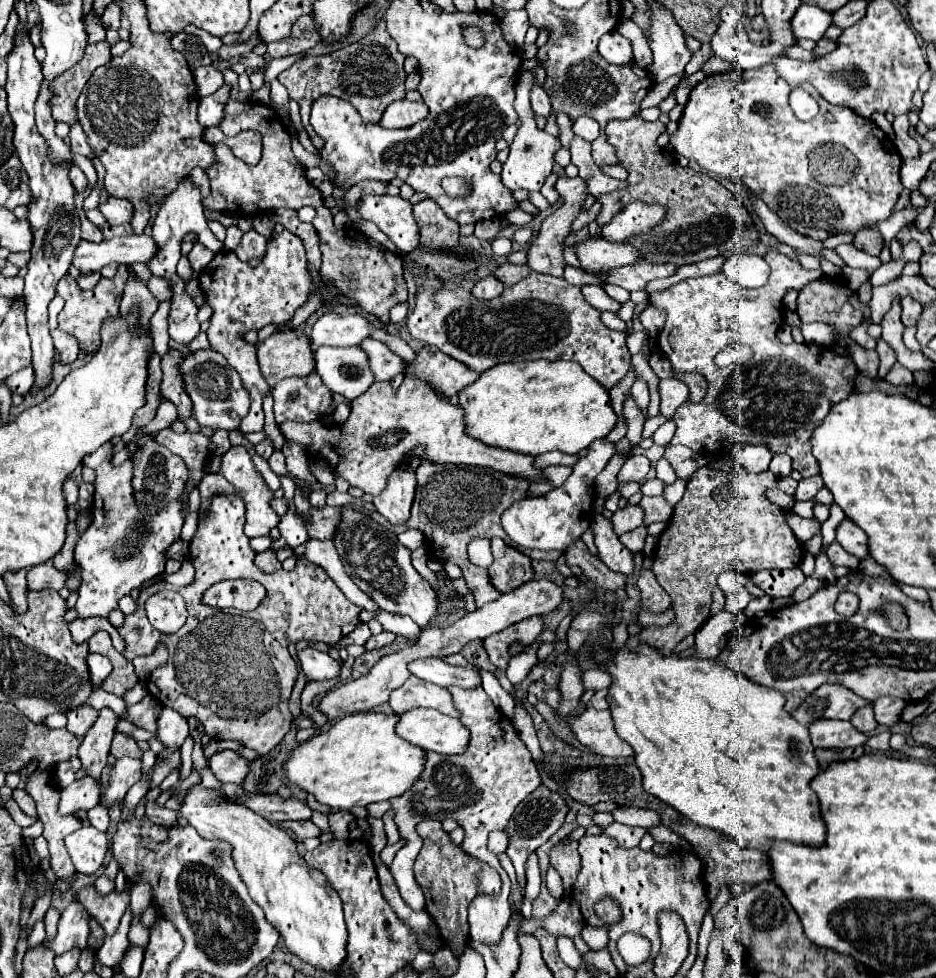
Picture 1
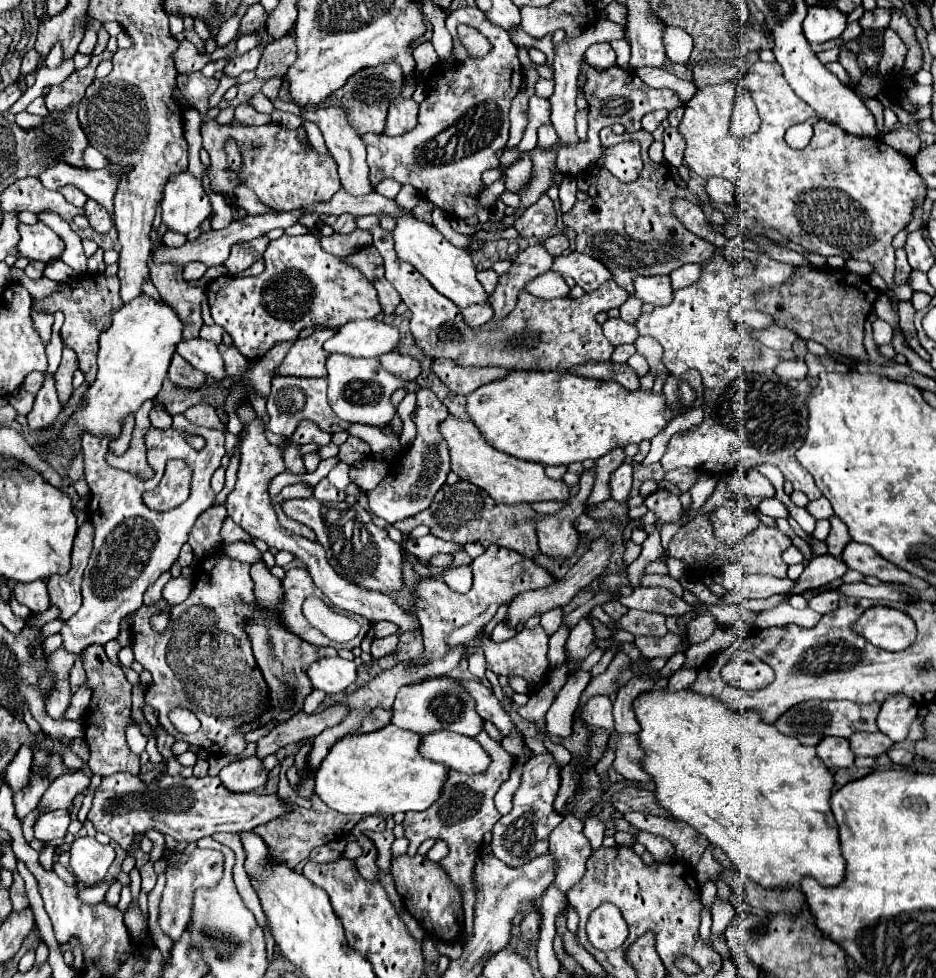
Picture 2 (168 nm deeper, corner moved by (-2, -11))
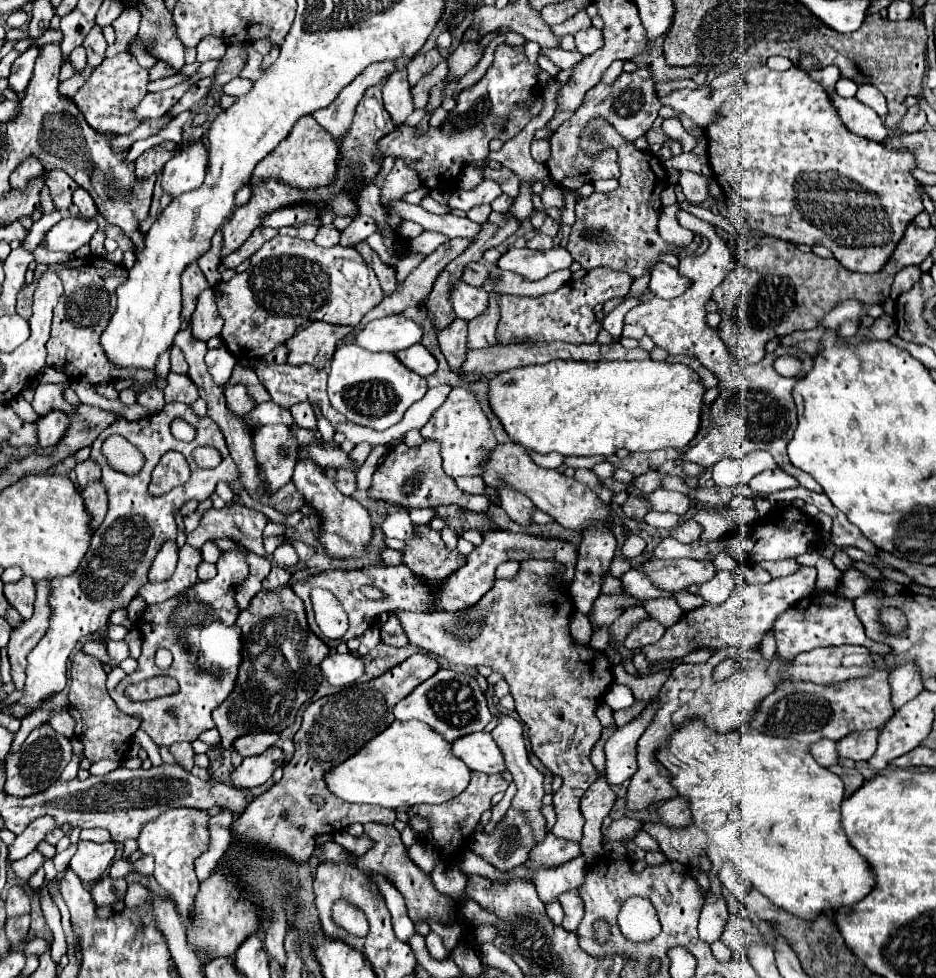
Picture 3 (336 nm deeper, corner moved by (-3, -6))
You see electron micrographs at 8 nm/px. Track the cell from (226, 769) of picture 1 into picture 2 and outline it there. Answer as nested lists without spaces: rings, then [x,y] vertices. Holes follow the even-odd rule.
[[[245,757],[229,763],[219,773],[221,783],[233,793],[249,793],[267,781],[267,771],[257,757]]]

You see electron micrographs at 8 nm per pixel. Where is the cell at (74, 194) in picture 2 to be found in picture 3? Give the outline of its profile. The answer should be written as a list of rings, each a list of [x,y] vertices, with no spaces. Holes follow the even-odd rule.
[[[52,170],[46,176],[46,186],[50,190],[50,198],[58,210],[68,210],[72,204],[72,192],[78,184],[62,170]]]

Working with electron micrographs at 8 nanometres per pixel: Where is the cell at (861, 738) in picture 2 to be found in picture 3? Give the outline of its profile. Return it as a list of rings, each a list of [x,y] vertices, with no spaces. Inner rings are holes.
[[[878,730],[854,732],[854,734],[848,734],[846,738],[836,742],[838,754],[842,758],[850,758],[856,762],[872,758],[872,754],[876,752],[876,744],[878,744]]]

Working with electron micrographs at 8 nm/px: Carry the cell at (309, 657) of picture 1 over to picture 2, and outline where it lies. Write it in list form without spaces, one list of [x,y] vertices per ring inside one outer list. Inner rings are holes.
[[[323,657],[309,665],[307,675],[313,683],[313,689],[321,689],[329,695],[343,693],[357,677],[357,667],[353,661],[345,661],[341,657]]]

